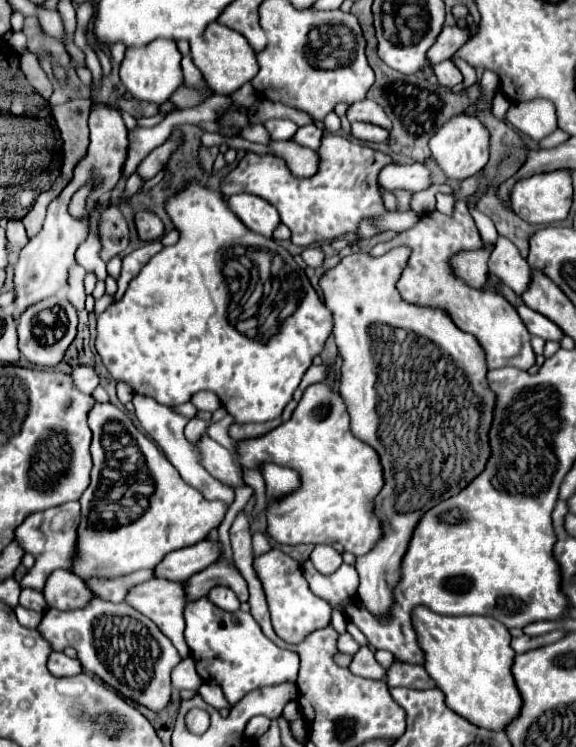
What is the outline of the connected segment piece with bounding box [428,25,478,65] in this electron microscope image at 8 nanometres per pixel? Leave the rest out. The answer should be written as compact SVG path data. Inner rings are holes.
M454 25L454 27L444 27L442 33L438 35L436 43L428 51L428 59L438 65L446 59L450 59L466 41L470 41L478 33L478 25L468 25L466 29Z

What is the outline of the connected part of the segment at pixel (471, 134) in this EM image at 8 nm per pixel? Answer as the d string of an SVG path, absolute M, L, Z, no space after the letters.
M460 113L454 119L450 119L430 139L430 151L448 179L462 181L462 179L478 173L480 169L484 169L484 165L488 163L488 141L490 141L490 133L482 125L482 121L478 117L470 117L470 115Z

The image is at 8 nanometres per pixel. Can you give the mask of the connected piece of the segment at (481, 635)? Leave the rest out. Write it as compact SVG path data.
M420 605L412 609L412 625L418 635L418 645L424 651L424 669L436 681L436 687L446 695L446 705L452 711L466 717L470 723L478 727L486 727L486 729L502 729L504 725L508 725L512 719L518 717L522 699L510 671L516 653L510 647L512 637L500 621L494 621L494 617L482 617L482 615L450 617L450 615L434 613Z

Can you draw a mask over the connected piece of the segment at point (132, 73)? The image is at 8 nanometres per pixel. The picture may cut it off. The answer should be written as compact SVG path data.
M152 41L142 49L126 49L124 61L120 65L120 79L126 85L126 89L132 93L132 97L142 101L164 103L182 83L180 59L182 55L176 49L174 41Z

